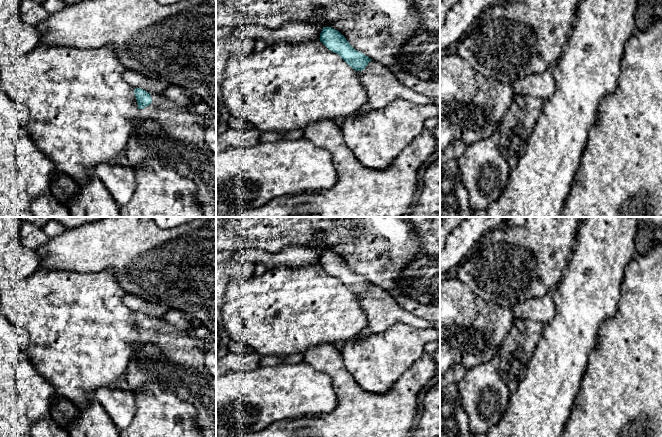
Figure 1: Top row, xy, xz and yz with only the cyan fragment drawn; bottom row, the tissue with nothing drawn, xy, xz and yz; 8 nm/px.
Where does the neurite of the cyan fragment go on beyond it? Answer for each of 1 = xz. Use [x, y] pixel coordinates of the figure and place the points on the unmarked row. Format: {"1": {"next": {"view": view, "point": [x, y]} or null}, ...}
{"1": {"next": null}}

